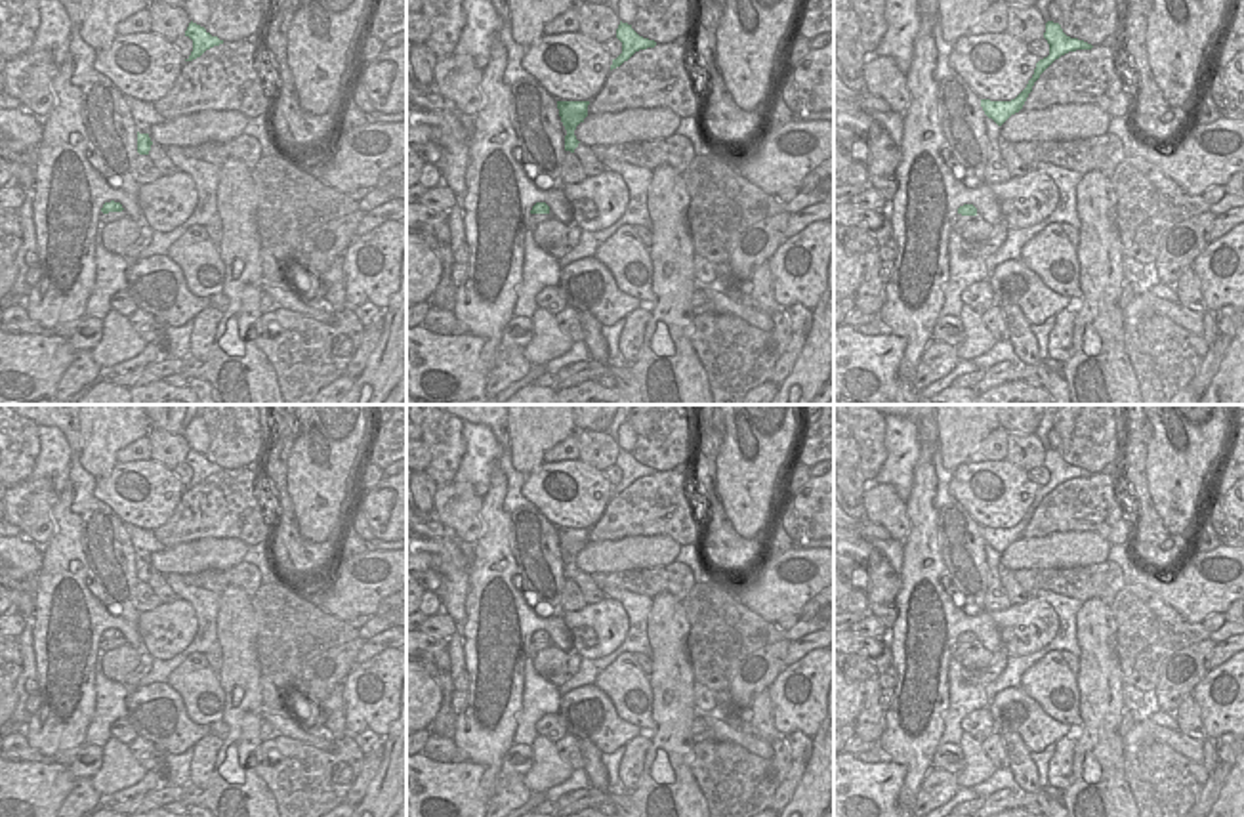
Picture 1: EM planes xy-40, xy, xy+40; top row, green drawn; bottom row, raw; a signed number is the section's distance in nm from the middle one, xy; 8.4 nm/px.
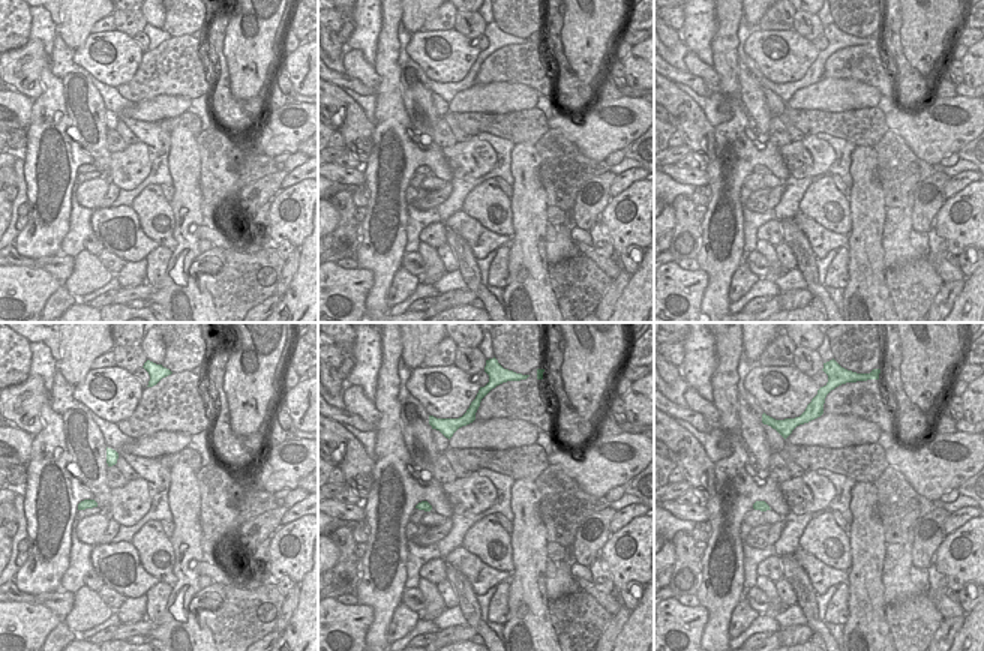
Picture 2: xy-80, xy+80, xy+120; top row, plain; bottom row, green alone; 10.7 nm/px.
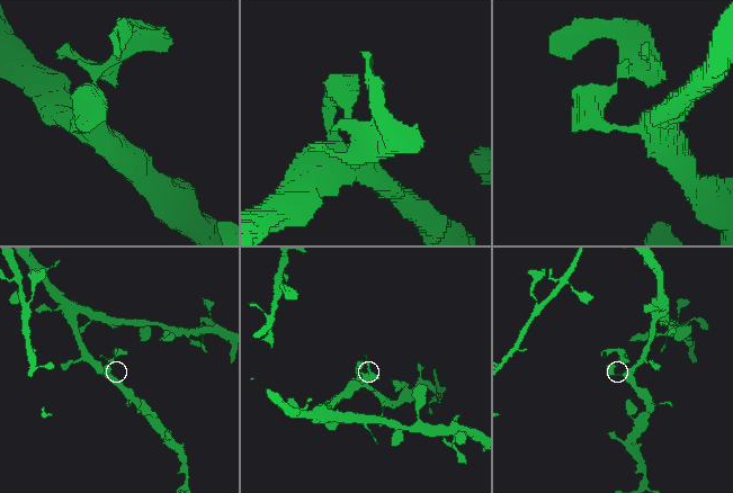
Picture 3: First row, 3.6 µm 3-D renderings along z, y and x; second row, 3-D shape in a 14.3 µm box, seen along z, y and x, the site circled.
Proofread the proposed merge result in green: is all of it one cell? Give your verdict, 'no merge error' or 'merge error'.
merge error

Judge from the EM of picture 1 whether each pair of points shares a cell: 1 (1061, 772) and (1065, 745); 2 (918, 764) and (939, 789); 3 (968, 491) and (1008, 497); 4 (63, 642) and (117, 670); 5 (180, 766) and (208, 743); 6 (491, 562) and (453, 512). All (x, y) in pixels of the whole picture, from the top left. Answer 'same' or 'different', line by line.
1: same
2: different
3: same
4: different
5: different
6: different

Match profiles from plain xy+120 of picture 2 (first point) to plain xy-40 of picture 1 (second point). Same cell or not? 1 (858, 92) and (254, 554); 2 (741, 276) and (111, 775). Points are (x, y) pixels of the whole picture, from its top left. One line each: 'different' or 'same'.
1: different
2: different

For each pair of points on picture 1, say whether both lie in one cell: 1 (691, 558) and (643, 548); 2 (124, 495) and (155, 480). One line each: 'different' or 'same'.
1: different
2: same

